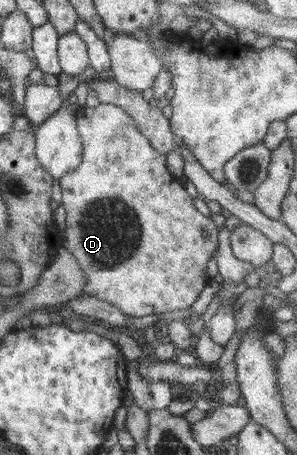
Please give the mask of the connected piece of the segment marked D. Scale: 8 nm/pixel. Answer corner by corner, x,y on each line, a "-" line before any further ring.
100,103
97,107
79,107
76,111
76,122
82,137
82,162
77,169
60,177
62,189
62,203
67,211
66,236
63,247
78,261
79,267
86,277
84,295
95,296
103,301
116,305
126,315
145,317
145,315
159,314
166,311
179,311
190,309
192,303
197,301
199,293
203,291
210,278
207,275
207,263
219,245
218,227
211,218
201,215
194,207
194,200
182,185
181,181
167,170
166,155
159,153
151,142
136,128
134,119
129,114
112,103

